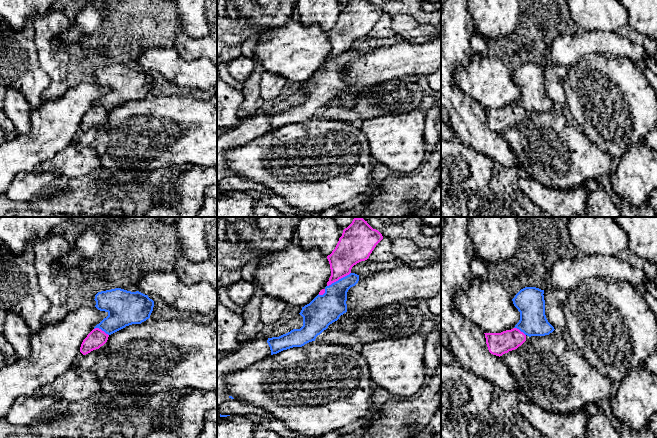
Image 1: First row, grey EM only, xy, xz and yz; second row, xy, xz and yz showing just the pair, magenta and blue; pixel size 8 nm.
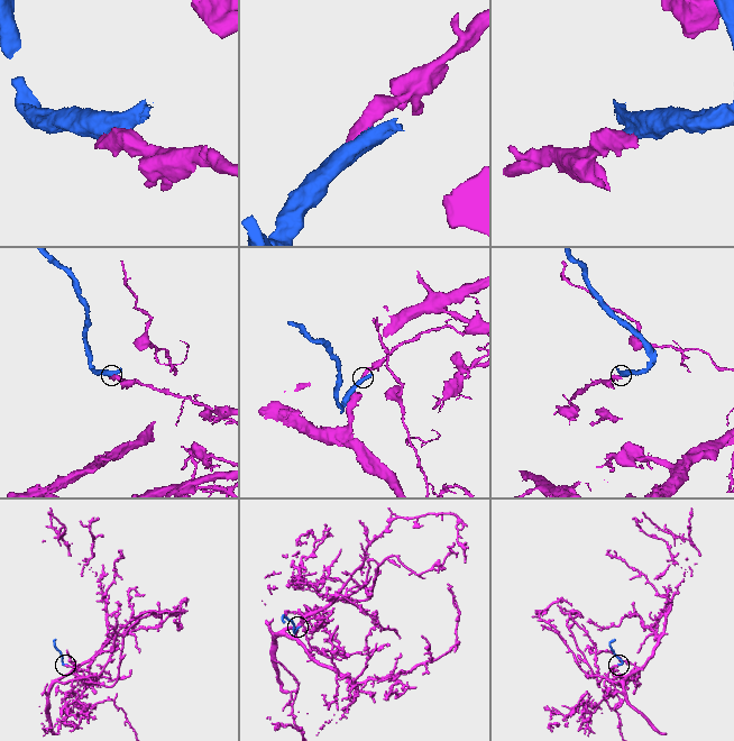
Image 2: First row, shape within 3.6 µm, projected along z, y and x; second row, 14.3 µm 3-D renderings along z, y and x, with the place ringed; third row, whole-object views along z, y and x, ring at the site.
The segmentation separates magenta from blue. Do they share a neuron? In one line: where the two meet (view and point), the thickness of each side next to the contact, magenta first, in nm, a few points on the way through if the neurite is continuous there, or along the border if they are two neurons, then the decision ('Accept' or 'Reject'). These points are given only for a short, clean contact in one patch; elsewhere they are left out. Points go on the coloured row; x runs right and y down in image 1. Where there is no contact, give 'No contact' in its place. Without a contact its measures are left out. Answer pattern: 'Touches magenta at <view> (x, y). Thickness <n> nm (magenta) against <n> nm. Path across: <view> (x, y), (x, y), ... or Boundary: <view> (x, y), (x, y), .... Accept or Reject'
Touches magenta at xz (338, 279). Thickness 240 nm (magenta) against 240 nm. Boundary: xz (350, 272), (327, 286). Reject

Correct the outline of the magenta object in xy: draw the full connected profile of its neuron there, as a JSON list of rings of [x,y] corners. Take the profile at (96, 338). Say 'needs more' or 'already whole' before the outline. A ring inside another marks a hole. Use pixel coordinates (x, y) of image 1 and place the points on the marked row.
already whole | [[[99,328],[93,329],[87,337],[83,340],[80,352],[83,355],[86,355],[90,353],[93,350],[99,349],[101,346],[103,346],[107,340],[109,335],[106,334],[104,331],[102,331]]]

